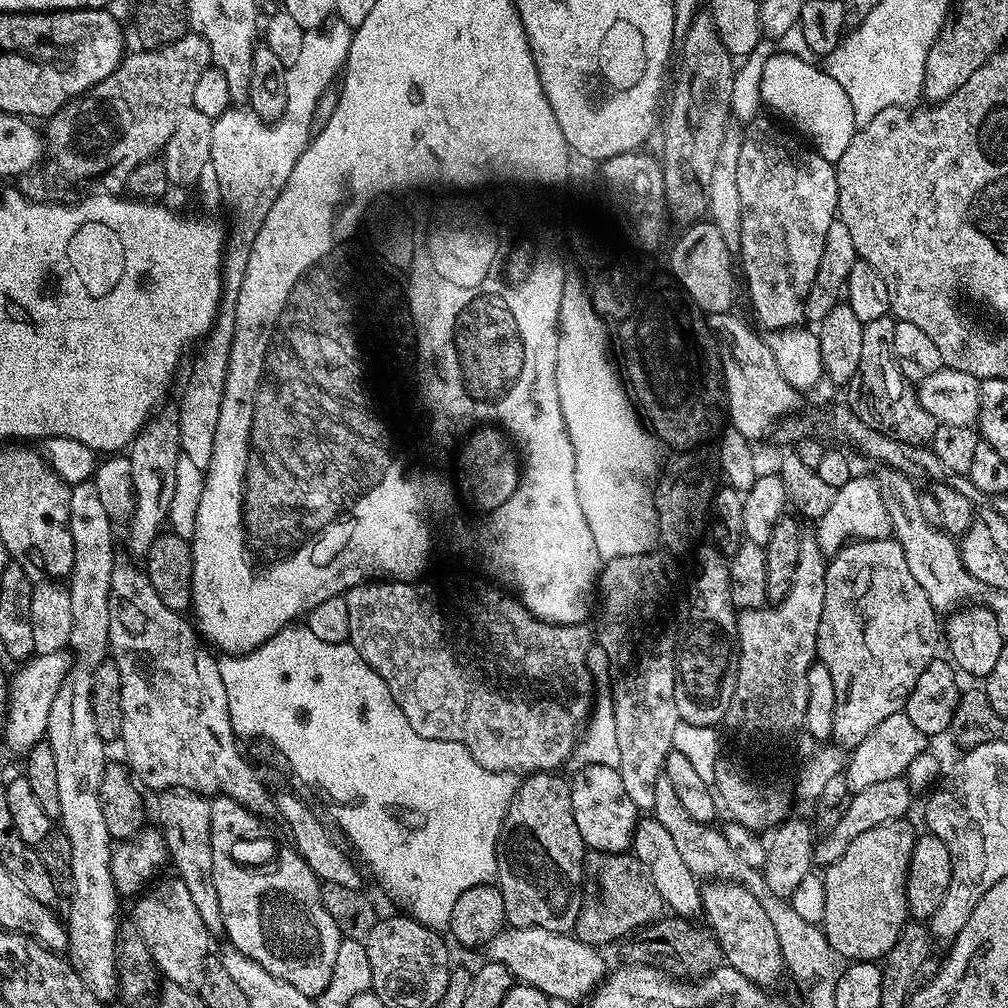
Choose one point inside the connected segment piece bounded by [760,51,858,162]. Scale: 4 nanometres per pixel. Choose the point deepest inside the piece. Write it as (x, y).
(808, 97)

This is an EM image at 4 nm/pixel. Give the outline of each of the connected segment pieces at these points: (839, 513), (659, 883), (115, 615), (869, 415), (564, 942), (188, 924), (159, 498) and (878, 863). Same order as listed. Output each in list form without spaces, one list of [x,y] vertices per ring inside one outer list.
[[[858,474],[846,486],[836,489],[836,497],[830,510],[818,517],[818,524],[814,538],[823,550],[825,557],[831,558],[844,547],[845,544],[854,540],[887,540],[892,536],[892,522],[884,501],[884,490],[879,479],[871,480],[868,474]]]
[[[651,814],[646,818],[637,819],[636,829],[632,835],[631,855],[636,857],[638,863],[644,867],[645,873],[651,880],[654,890],[658,890],[664,907],[673,917],[696,918],[701,915],[703,904],[701,881],[690,872],[685,861],[681,859],[680,851],[677,851],[676,843],[673,843],[672,835]]]
[[[117,563],[110,578],[110,638],[108,639],[108,646],[111,659],[116,661],[118,674],[122,678],[122,726],[120,727],[119,743],[121,745],[124,744],[124,752],[128,755],[128,760],[126,759],[127,767],[133,777],[145,789],[147,789],[146,787],[156,788],[155,790],[184,788],[187,792],[195,792],[198,796],[207,796],[209,798],[229,796],[234,798],[234,802],[246,806],[258,817],[275,817],[277,810],[273,793],[270,794],[264,789],[263,782],[256,777],[255,772],[251,768],[253,765],[246,759],[242,748],[236,745],[238,737],[235,728],[232,727],[230,722],[228,703],[226,702],[226,688],[222,686],[222,678],[218,674],[217,657],[215,655],[212,657],[211,654],[213,655],[213,653],[207,647],[204,647],[205,649],[200,648],[200,644],[202,645],[201,639],[198,637],[193,625],[189,621],[187,624],[184,619],[185,617],[181,613],[170,610],[170,606],[164,605],[162,598],[158,598],[158,594],[154,594],[154,586],[150,586],[150,578],[147,571],[140,569],[139,572],[132,564]]]
[[[891,315],[874,318],[874,322],[866,322],[864,324],[864,329],[862,330],[862,359],[858,361],[858,370],[854,370],[854,378],[846,385],[849,400],[847,400],[847,403],[850,405],[852,412],[858,414],[858,418],[862,418],[862,422],[866,422],[866,426],[870,426],[898,442],[910,442],[911,444],[928,446],[931,445],[934,438],[937,422],[934,418],[930,418],[930,414],[926,414],[926,410],[922,410],[919,400],[915,398],[900,400],[904,396],[906,381],[904,375],[900,373],[900,367],[894,354],[895,325],[896,320]]]
[[[505,926],[487,944],[487,952],[487,959],[491,963],[506,966],[513,981],[534,986],[556,1002],[580,999],[583,1001],[591,997],[606,975],[604,960],[596,953],[599,951],[593,945],[583,944],[575,935],[563,932]]]
[[[179,878],[171,879],[165,884],[157,883],[149,887],[135,901],[137,904],[132,908],[132,920],[140,931],[137,932],[139,939],[144,940],[150,950],[159,969],[159,975],[167,983],[199,990],[202,986],[204,965],[210,959],[210,953],[208,953],[210,933],[202,922],[194,902],[190,899],[190,890],[186,890],[186,886]]]
[[[161,407],[159,411],[149,416],[140,433],[135,436],[126,449],[126,455],[130,462],[130,478],[134,478],[134,510],[130,519],[126,521],[126,528],[128,528],[128,548],[134,555],[140,557],[143,557],[150,550],[154,538],[159,536],[165,527],[170,502],[174,496],[176,463],[182,458],[180,435],[178,434],[179,411],[175,407],[163,408]]]
[[[907,819],[891,820],[882,826],[874,826],[866,830],[866,834],[858,834],[850,846],[846,846],[846,854],[823,869],[826,886],[826,914],[822,929],[828,944],[837,957],[845,956],[845,961],[870,960],[883,961],[888,952],[898,942],[905,924],[909,923],[908,899],[908,867],[914,854],[914,846],[918,835],[908,825]]]

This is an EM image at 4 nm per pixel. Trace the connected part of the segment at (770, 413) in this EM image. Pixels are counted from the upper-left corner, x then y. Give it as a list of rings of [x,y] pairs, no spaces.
[[[735,311],[731,312],[714,312],[707,317],[709,328],[722,341],[724,339],[724,348],[728,353],[724,356],[724,372],[722,371],[722,384],[726,391],[726,404],[728,402],[728,412],[726,414],[732,418],[731,427],[743,434],[747,440],[757,442],[764,435],[773,431],[774,425],[783,420],[785,416],[790,416],[801,411],[800,398],[802,392],[796,389],[782,376],[778,364],[775,361],[774,354],[771,352],[769,341],[758,333],[752,332],[752,328],[743,320],[742,317],[736,316]]]

